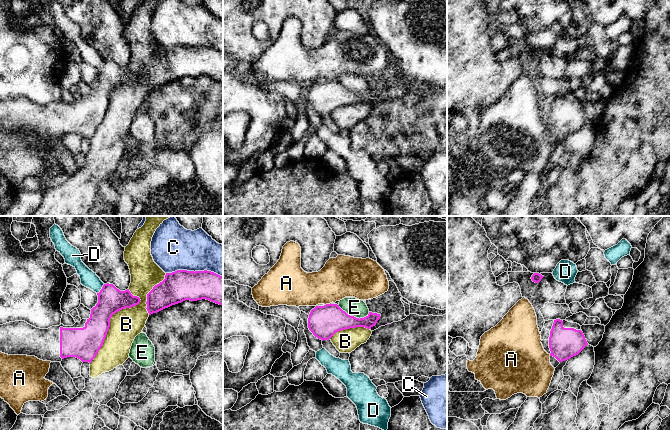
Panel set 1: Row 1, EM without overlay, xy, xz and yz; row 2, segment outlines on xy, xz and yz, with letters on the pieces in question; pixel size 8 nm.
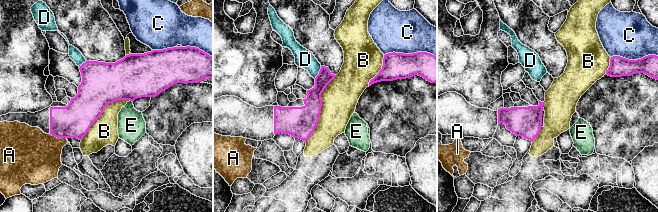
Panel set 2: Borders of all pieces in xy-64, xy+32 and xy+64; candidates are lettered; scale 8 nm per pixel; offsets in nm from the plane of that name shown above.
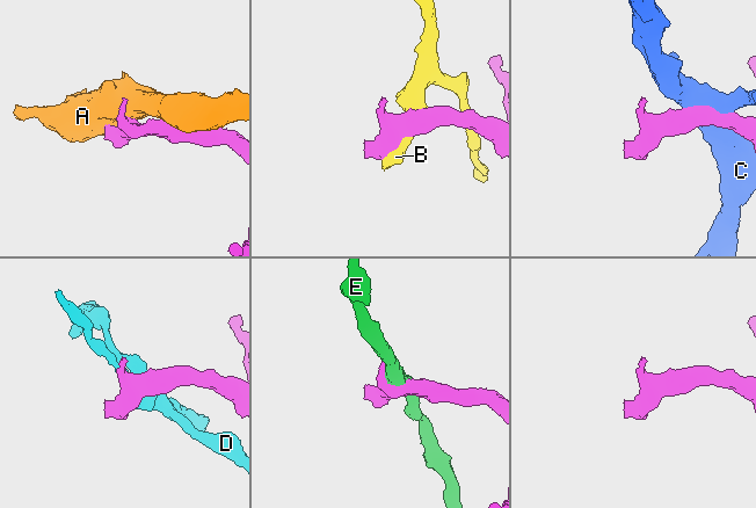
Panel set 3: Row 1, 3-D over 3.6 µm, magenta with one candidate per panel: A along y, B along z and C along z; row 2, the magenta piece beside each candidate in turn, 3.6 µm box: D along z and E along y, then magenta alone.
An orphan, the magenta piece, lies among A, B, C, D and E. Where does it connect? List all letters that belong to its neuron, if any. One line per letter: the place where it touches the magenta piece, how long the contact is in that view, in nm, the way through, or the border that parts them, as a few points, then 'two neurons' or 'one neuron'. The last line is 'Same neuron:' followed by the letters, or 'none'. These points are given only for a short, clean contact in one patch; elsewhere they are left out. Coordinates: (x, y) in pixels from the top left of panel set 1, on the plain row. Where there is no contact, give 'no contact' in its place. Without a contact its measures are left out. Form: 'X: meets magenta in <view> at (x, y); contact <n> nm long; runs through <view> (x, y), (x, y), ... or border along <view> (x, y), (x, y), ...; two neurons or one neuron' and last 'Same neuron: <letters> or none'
A: meets magenta in xz at (327, 80); contact 60 nm long; two neurons
B: meets magenta in xy at (111, 92); contact 700 nm long; two neurons
C: meets magenta in xy at (193, 47); contact 460 nm long; two neurons
D: meets magenta in xy at (101, 65); contact 100 nm long; border along xy (104, 60), (97, 69); two neurons
E: meets magenta in xz at (353, 92); contact 260 nm long; two neurons
Same neuron: none

